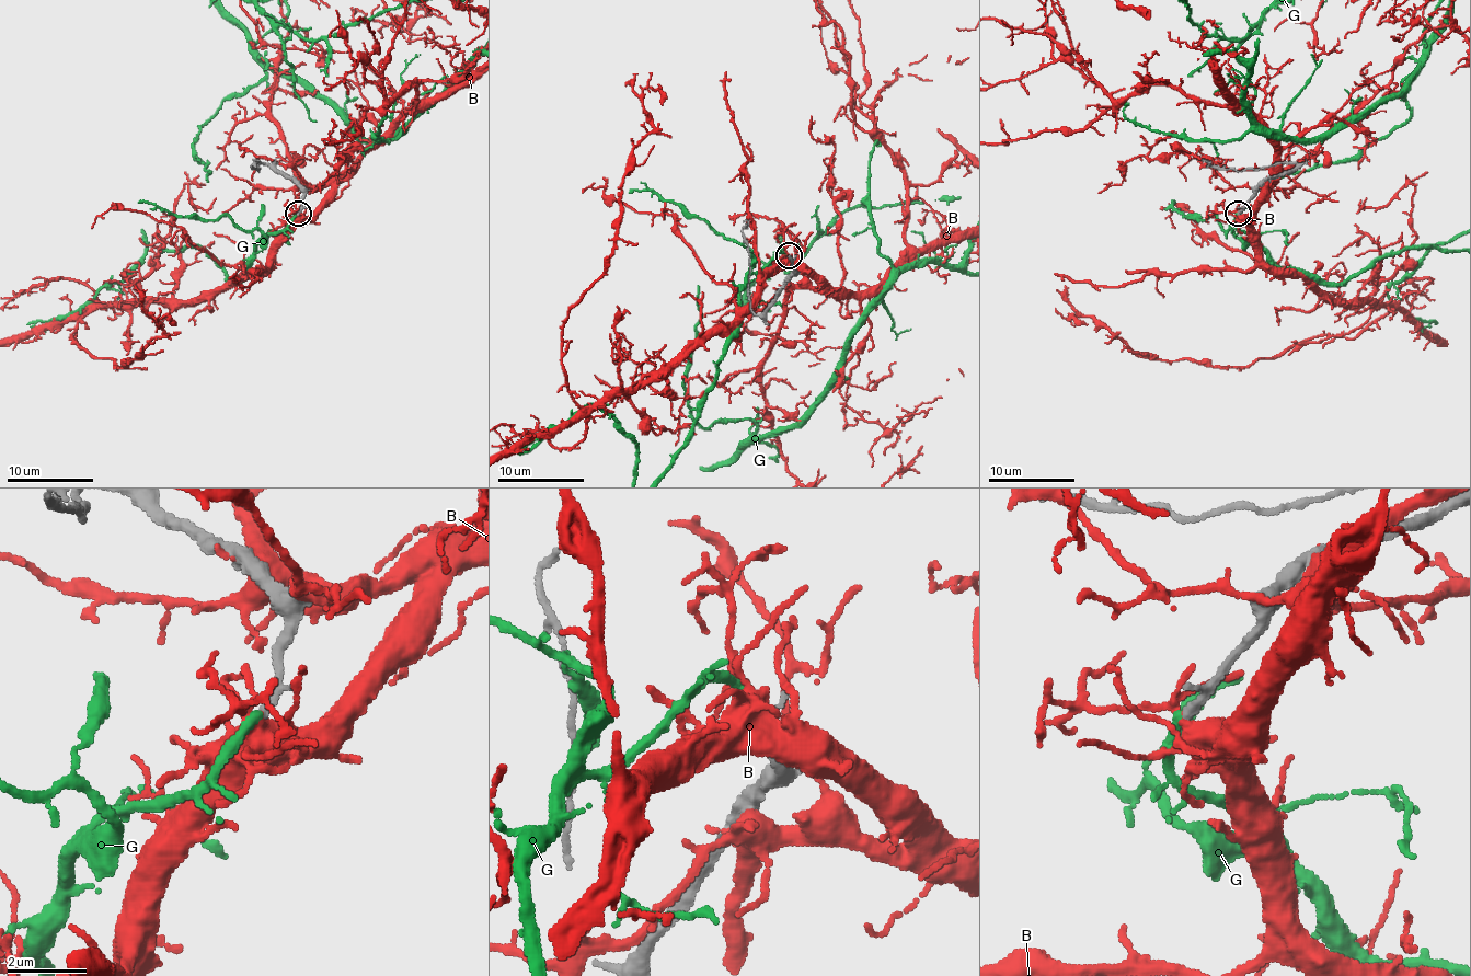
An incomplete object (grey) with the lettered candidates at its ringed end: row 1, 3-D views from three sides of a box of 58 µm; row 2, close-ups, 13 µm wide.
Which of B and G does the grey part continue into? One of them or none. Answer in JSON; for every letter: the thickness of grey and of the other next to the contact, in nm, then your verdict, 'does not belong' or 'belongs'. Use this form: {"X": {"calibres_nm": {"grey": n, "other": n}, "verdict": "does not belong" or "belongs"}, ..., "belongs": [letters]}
{"B": {"calibres_nm": {"grey": 180, "other": 320}, "verdict": "does not belong"}, "G": {"calibres_nm": {"grey": 180, "other": 220}, "verdict": "belongs"}, "belongs": ["G"]}

